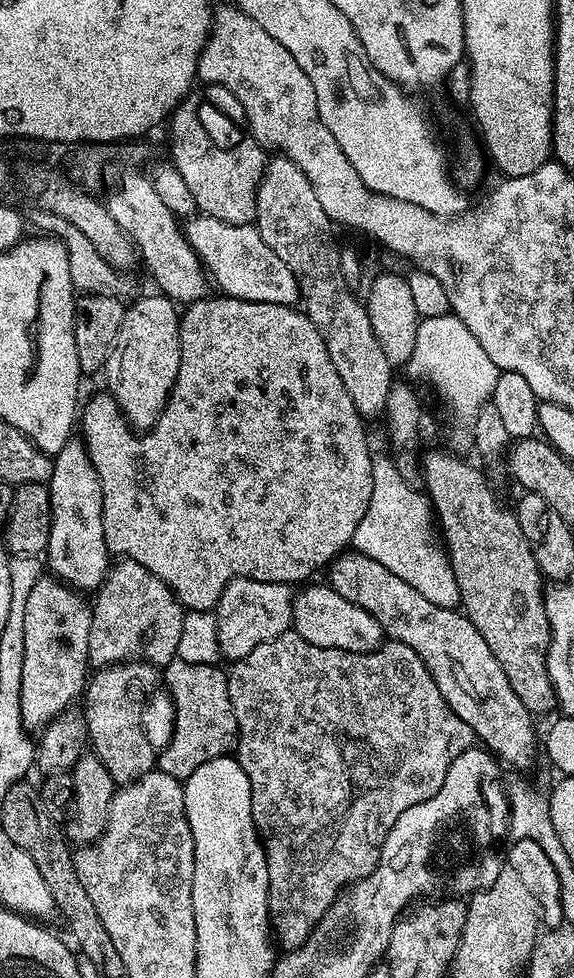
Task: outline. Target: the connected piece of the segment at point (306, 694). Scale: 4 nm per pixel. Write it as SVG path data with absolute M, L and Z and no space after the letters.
M289 630L278 638L270 638L270 642L262 642L262 646L254 646L254 650L246 654L246 658L235 661L228 672L228 689L230 702L234 706L238 737L234 755L242 770L246 770L246 778L250 778L252 817L266 854L270 928L275 939L280 939L285 944L285 949L301 948L308 941L308 935L317 922L328 913L337 896L374 870L380 857L380 848L394 822L398 822L398 818L402 818L402 814L406 814L410 806L418 806L418 802L426 802L426 798L438 794L443 780L446 779L446 770L450 770L450 762L454 762L458 754L473 747L474 737L470 726L466 726L466 722L462 722L462 718L458 718L458 714L450 710L446 698L442 698L422 658L418 658L418 654L414 654L410 646L397 640L381 643L372 652L347 652L314 646L306 642L306 638Z

